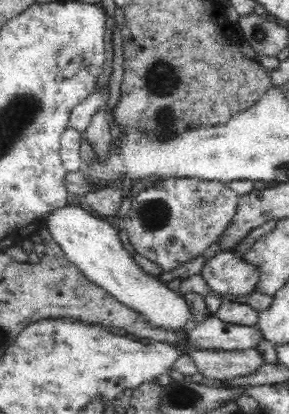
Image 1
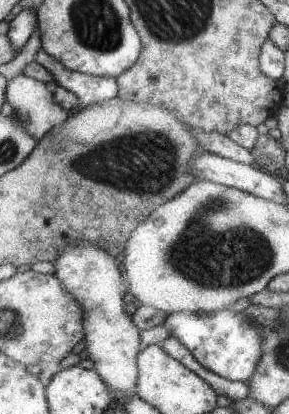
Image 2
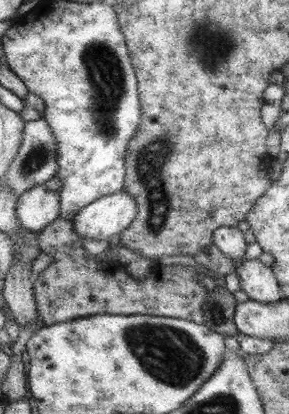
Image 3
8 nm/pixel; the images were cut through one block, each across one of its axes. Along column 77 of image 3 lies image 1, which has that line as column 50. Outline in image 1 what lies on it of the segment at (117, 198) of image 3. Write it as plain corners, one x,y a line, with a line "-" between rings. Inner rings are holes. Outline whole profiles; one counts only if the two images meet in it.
62,206
46,216
44,226
58,248
68,256
72,264
82,270
82,274
92,284
98,284
110,296
118,298
118,302
148,318
154,328
158,326
164,330
184,330
186,326
190,326
190,308
186,306
186,300
180,294
168,290
166,284
142,272
140,266
136,266
136,260
132,260
130,254
122,248
118,230
110,222
88,214
80,206

